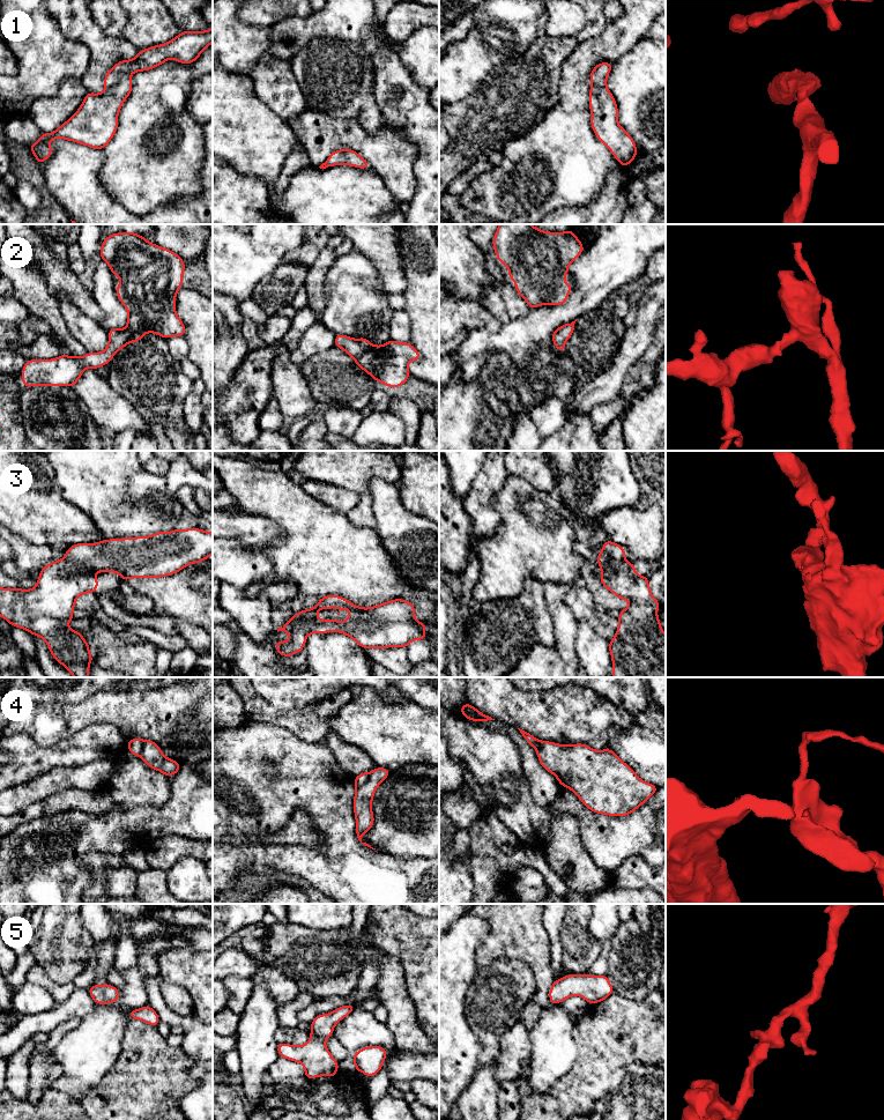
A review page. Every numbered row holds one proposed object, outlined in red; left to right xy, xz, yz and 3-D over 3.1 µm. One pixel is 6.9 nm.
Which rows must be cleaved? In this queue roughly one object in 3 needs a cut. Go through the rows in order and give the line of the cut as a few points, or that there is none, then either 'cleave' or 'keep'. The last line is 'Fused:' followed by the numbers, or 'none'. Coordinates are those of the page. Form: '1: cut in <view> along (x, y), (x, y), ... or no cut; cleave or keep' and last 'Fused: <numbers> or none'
1: no cut; keep
2: no cut; keep
3: no cut; keep
4: cut in xz along (370, 773), (369, 778), (356, 788); cleave
5: no cut; keep
Fused: 4

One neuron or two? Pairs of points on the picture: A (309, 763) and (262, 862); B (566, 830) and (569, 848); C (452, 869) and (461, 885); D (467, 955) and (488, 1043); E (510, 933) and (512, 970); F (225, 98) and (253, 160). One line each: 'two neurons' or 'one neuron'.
A: one neuron
B: one neuron
C: one neuron
D: two neurons
E: two neurons
F: one neuron

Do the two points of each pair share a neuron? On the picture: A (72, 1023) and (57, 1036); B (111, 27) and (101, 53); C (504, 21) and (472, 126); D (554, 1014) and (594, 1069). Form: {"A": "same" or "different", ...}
{"A": "same", "B": "different", "C": "different", "D": "different"}

